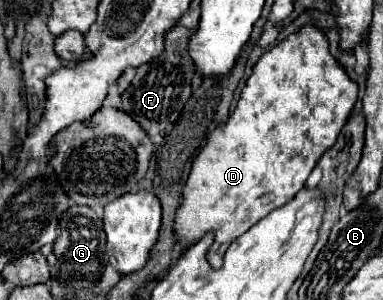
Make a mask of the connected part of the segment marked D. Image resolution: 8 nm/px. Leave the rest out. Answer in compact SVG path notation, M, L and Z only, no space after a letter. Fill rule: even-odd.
M304 26L262 54L262 58L252 68L236 110L228 116L226 124L220 124L212 130L206 146L194 160L190 178L182 190L182 206L178 208L178 218L174 218L174 232L178 242L184 238L182 248L190 248L206 232L214 232L214 242L208 248L206 258L212 268L222 266L224 252L234 238L250 230L272 210L290 202L304 188L304 182L320 156L336 142L356 98L358 86L332 58L328 52L326 36L314 26Z

